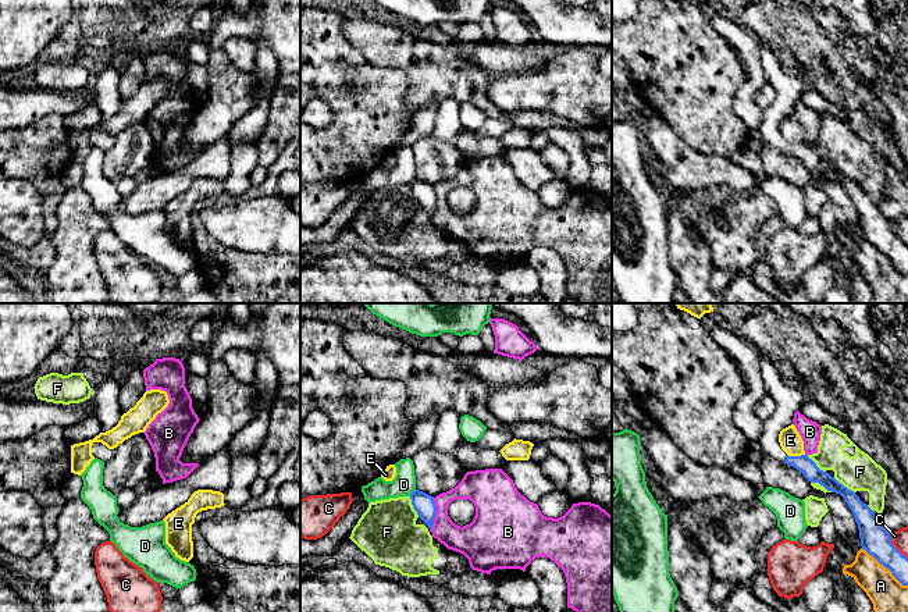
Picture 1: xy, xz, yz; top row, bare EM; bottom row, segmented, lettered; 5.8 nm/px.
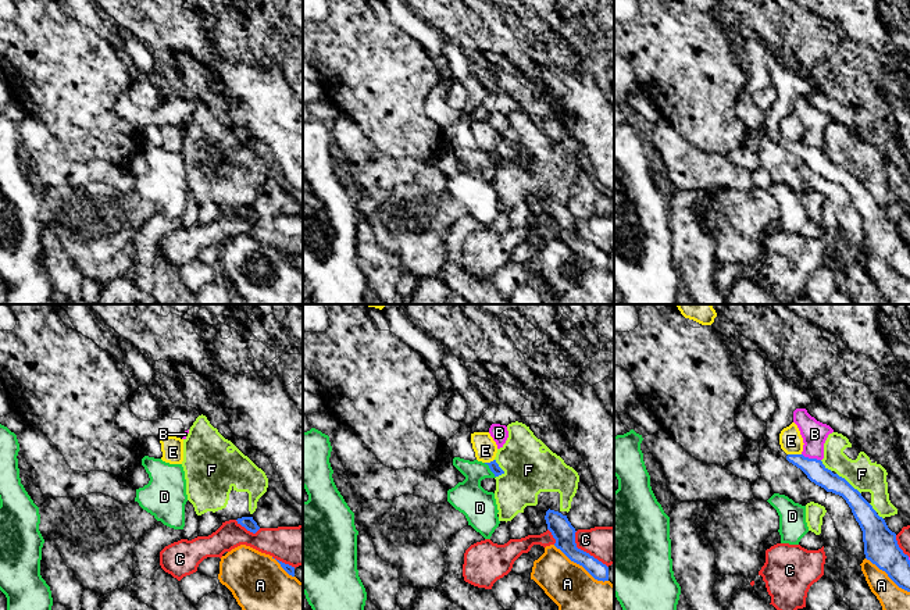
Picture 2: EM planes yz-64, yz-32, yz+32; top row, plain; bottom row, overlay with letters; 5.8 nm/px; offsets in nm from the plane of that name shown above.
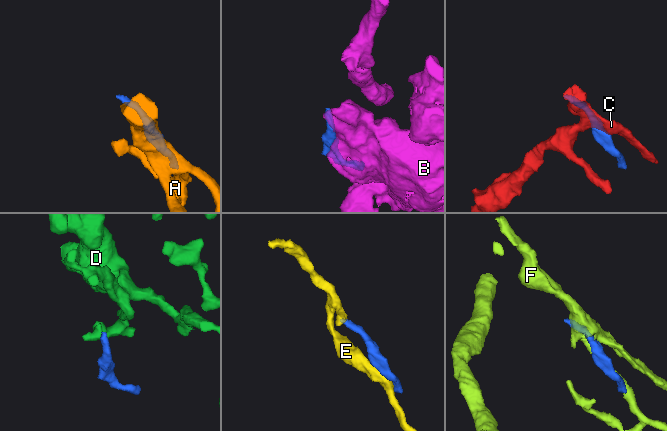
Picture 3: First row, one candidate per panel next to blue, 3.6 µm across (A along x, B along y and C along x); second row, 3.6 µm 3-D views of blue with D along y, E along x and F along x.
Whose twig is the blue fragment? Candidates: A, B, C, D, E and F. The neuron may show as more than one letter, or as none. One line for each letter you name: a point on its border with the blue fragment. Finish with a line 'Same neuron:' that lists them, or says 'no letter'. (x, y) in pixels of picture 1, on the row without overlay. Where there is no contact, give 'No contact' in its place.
Same neuron: no letter

